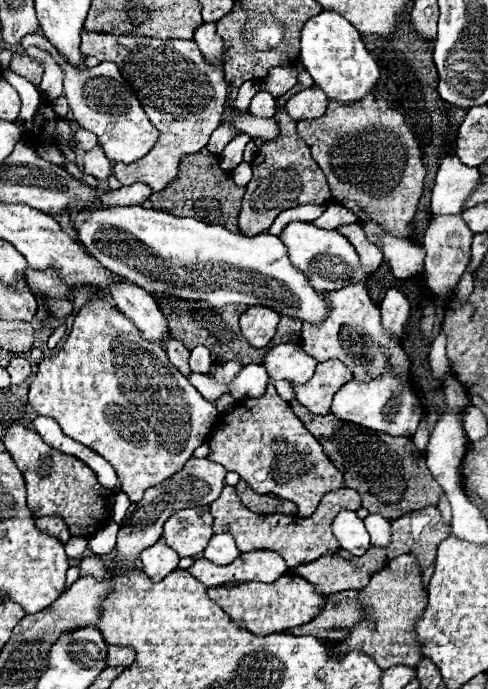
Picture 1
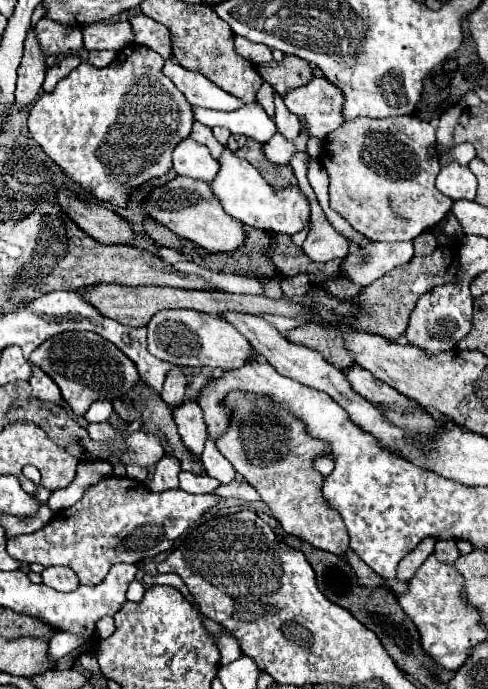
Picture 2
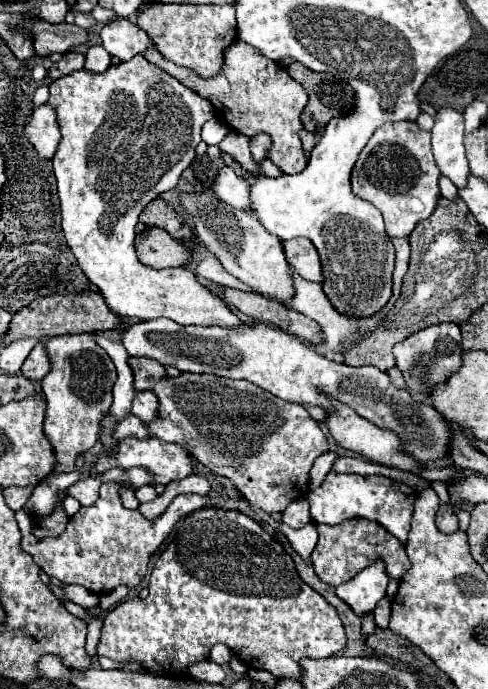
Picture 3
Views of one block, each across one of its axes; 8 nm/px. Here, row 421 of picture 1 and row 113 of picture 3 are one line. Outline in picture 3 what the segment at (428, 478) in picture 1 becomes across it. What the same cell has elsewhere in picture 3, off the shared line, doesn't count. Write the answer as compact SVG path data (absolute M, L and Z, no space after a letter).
M292 62L286 70L304 86L308 94L308 106L302 110L302 122L306 130L320 130L334 116L342 116L352 110L354 94L352 86L346 82L338 82L330 74L312 72L298 62Z

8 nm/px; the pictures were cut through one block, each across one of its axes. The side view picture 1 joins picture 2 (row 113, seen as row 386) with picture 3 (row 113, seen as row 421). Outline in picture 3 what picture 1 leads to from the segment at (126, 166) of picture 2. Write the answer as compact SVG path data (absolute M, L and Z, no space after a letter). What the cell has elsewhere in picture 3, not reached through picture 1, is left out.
M136 54L128 62L110 66L104 72L90 72L82 68L76 70L76 74L54 80L50 84L50 98L46 104L52 104L56 110L58 128L62 134L58 150L52 158L62 208L62 230L70 250L78 260L78 266L88 276L88 280L98 286L106 298L106 304L124 318L154 320L164 316L178 324L216 324L230 328L244 326L244 322L216 294L204 288L190 270L148 268L138 262L134 250L140 212L150 200L176 188L180 174L194 160L202 124L216 116L212 104L158 66L150 64L142 54Z

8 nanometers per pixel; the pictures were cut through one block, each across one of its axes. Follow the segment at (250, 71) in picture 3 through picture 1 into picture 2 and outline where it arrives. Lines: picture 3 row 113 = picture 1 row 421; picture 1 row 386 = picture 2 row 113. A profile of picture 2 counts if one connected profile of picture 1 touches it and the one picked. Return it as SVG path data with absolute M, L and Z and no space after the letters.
M262 82L260 90L256 92L256 102L262 104L262 108L266 110L266 114L270 118L274 118L274 94L276 92L274 92L274 88L268 82Z

